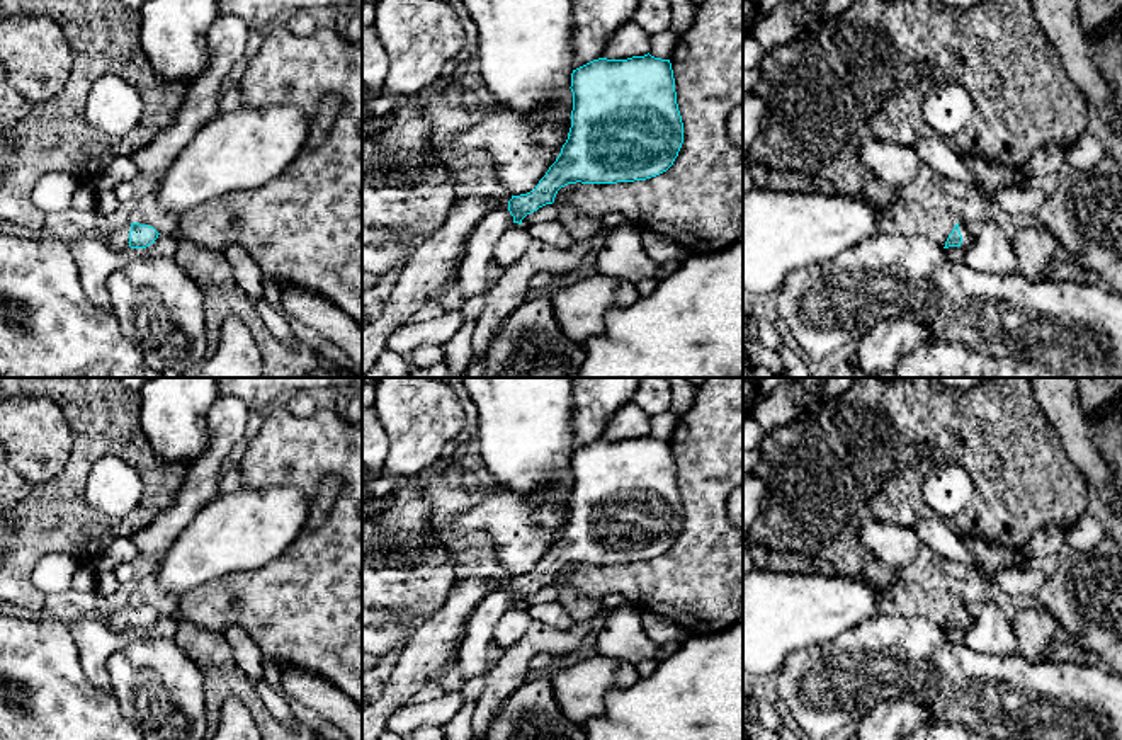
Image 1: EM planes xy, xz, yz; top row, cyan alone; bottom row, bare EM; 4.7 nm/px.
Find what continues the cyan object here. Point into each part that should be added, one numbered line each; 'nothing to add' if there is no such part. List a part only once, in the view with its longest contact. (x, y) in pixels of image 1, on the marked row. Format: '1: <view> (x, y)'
1: xy (118, 239)

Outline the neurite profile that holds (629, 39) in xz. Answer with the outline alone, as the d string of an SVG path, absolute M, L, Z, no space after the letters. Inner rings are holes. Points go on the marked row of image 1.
M634 20L620 26L607 41L602 58L627 60L632 56L644 56L649 53L651 36L641 29Z

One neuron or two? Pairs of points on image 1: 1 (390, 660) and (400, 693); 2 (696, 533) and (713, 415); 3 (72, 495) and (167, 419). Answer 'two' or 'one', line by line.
1: two
2: one
3: two

